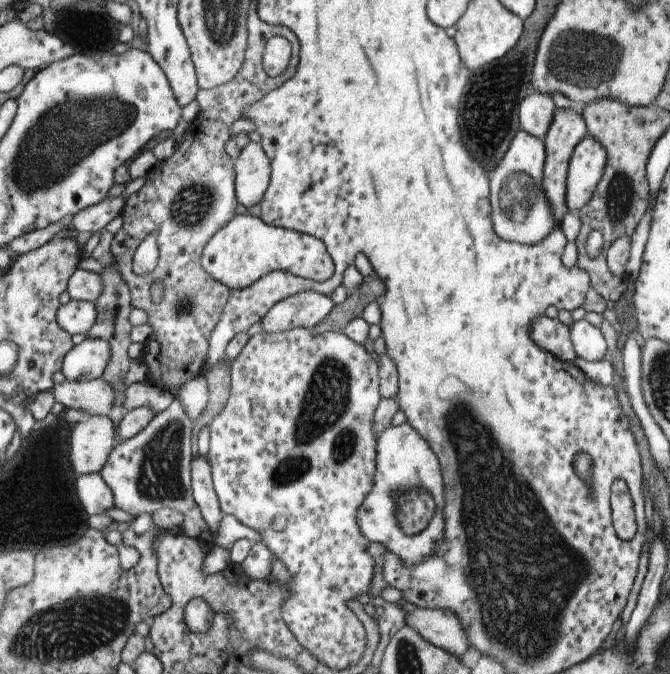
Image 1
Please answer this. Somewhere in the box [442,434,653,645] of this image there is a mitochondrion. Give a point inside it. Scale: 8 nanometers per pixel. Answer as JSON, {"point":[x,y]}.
{"point":[590,490]}

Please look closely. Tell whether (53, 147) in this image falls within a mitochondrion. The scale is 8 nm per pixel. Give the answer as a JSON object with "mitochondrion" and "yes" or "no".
{"mitochondrion":"yes"}

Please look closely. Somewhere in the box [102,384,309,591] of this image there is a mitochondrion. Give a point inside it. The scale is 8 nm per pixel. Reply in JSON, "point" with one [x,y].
{"point":[159,477]}

